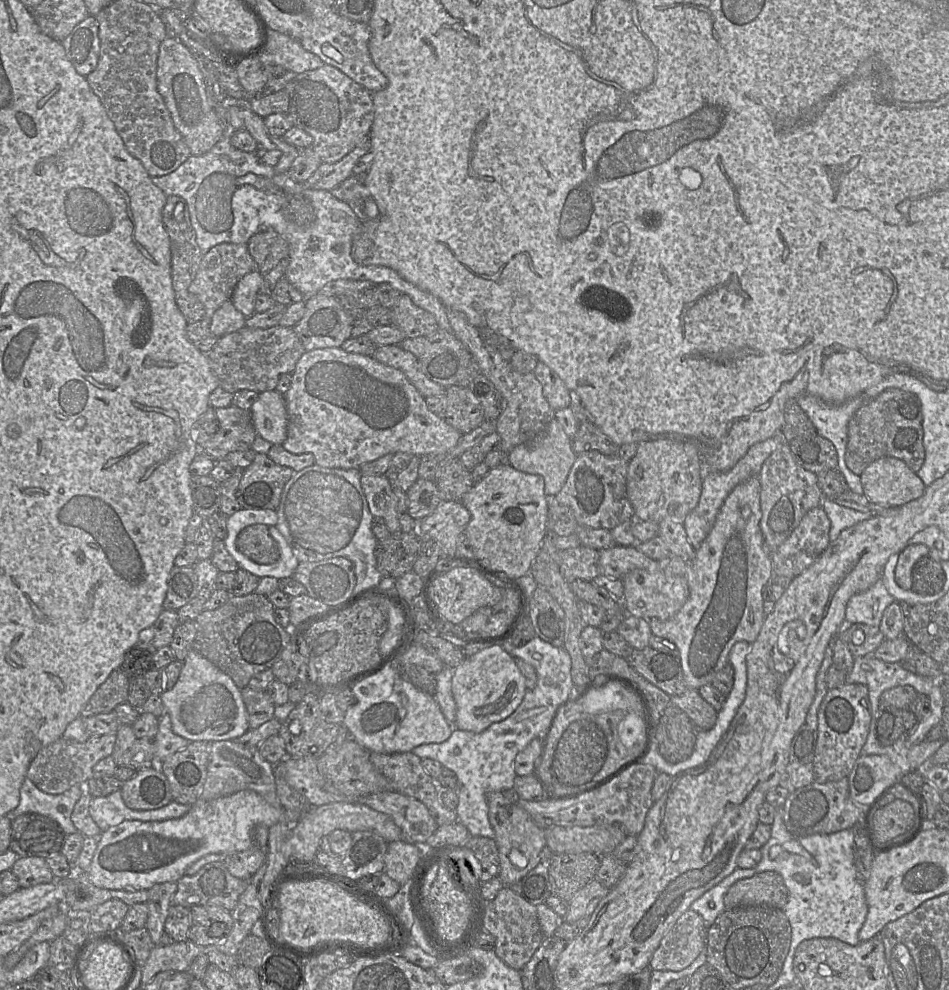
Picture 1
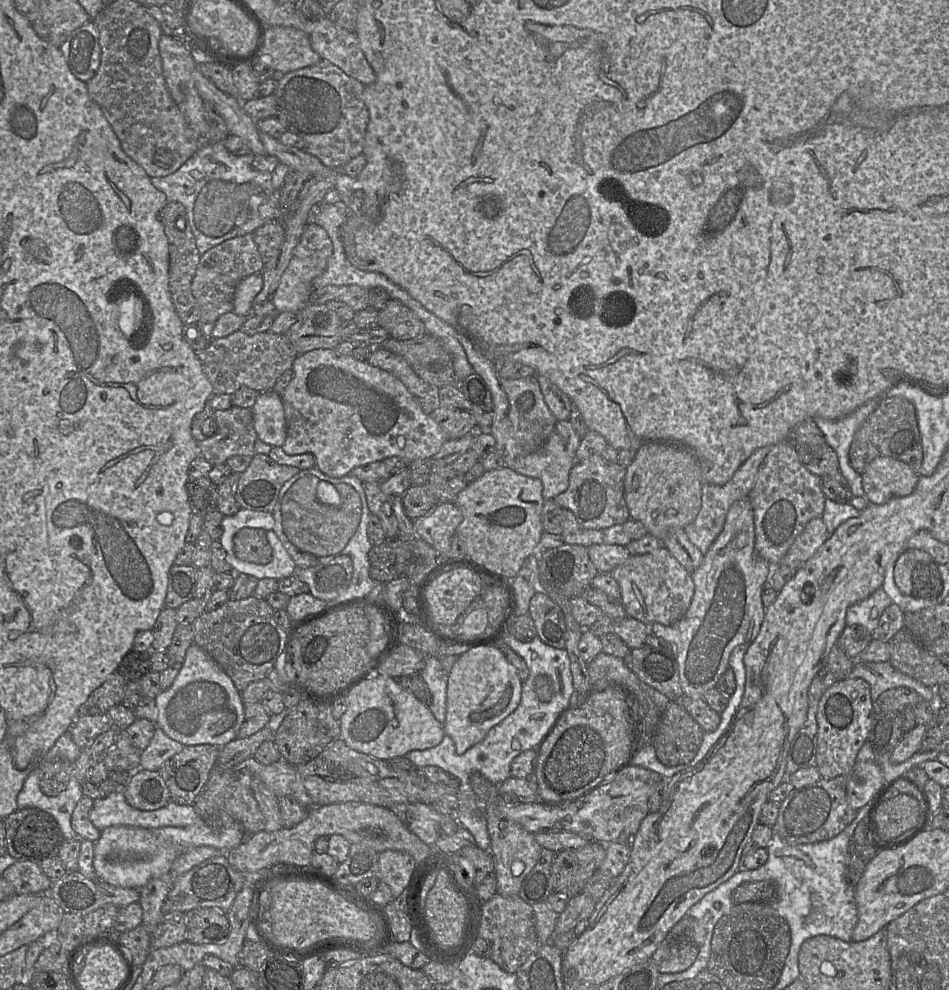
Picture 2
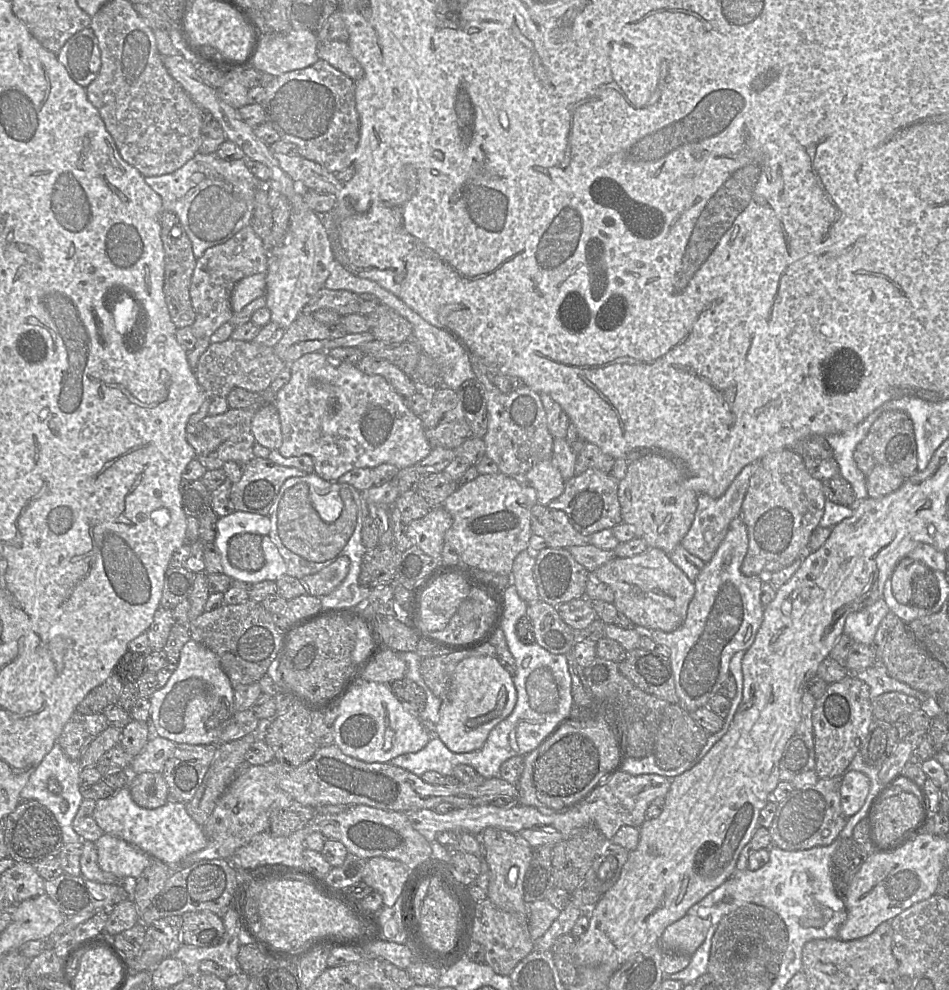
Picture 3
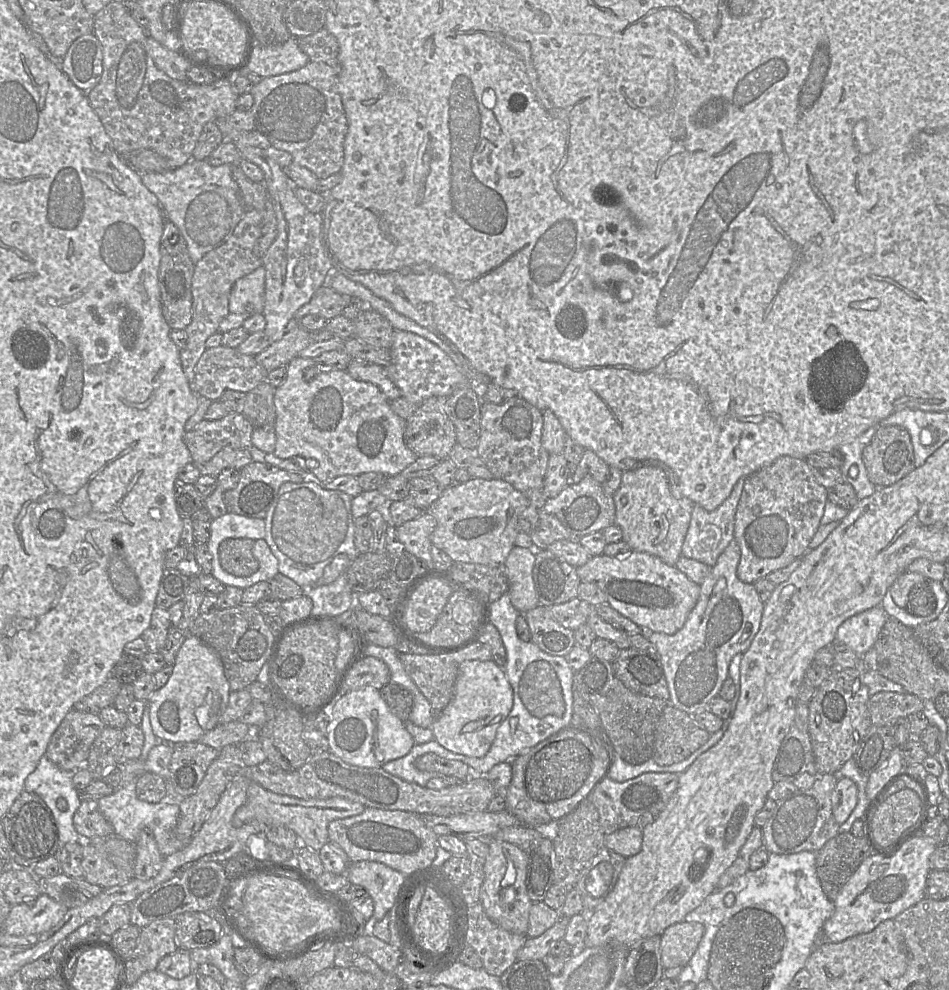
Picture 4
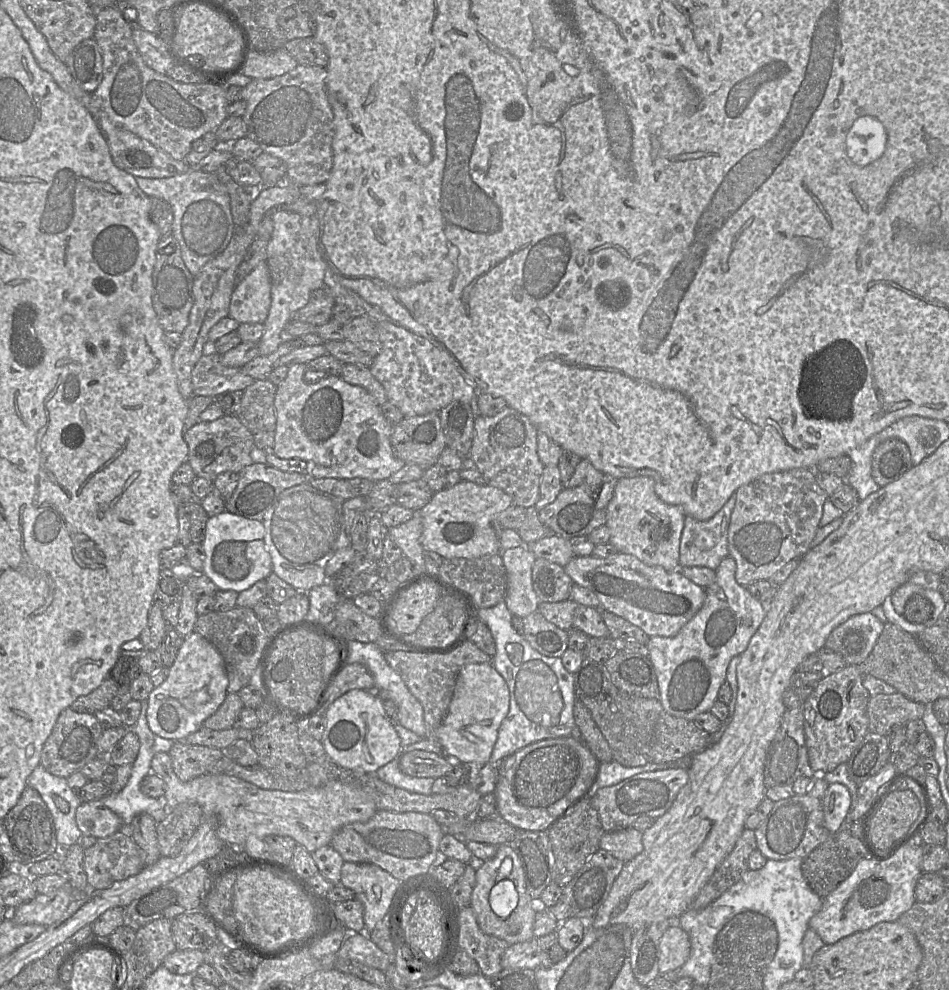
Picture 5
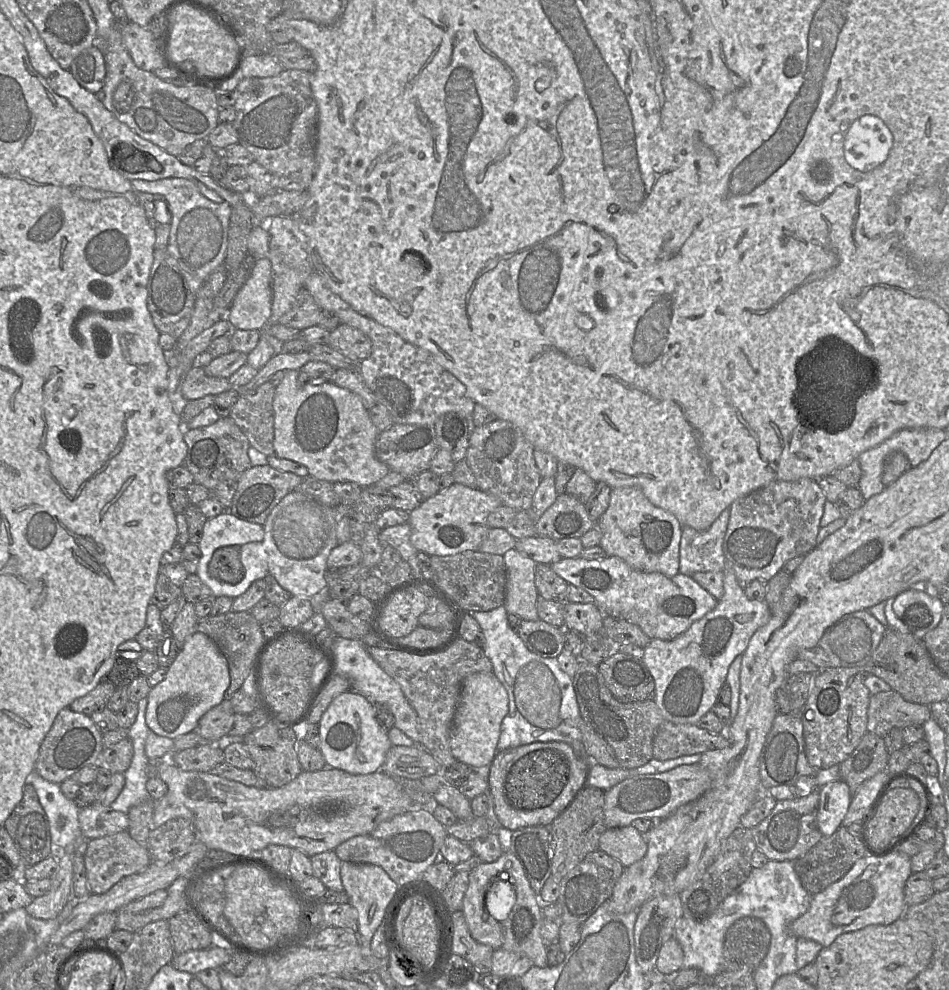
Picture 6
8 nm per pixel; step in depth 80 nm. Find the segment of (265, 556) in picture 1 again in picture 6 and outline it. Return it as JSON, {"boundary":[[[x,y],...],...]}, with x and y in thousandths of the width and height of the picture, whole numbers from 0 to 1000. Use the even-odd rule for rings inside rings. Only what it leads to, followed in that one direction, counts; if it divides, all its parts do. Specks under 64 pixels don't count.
{"boundary":[[[240,551],[228,555],[220,568],[220,580],[235,591],[251,591],[258,582],[254,568],[254,551]]]}

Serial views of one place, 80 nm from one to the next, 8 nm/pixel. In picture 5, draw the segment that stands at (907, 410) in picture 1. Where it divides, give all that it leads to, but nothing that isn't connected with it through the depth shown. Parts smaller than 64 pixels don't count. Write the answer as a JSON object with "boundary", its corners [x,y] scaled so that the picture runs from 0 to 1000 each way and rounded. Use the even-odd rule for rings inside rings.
{"boundary":[[[946,442],[928,446],[920,457],[918,478],[927,492],[946,485],[961,472],[958,452]]]}

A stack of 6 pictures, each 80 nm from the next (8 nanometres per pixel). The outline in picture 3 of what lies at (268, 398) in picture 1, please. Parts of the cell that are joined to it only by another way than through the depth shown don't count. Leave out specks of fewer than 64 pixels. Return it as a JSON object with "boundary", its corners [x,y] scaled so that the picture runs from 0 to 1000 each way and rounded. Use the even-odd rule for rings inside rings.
{"boundary":[[[289,407],[273,411],[266,422],[269,445],[277,452],[293,455],[297,449],[297,436],[293,414]]]}

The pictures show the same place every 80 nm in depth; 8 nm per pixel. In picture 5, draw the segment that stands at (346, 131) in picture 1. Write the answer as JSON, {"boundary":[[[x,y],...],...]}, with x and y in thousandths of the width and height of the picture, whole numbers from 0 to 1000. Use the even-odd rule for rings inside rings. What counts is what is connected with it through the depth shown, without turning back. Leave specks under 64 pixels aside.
{"boundary":[[[314,66],[296,77],[266,80],[255,89],[259,111],[254,118],[260,129],[259,137],[272,144],[277,154],[301,166],[300,185],[332,187],[348,179],[353,125],[345,96],[345,75],[344,68]]]}

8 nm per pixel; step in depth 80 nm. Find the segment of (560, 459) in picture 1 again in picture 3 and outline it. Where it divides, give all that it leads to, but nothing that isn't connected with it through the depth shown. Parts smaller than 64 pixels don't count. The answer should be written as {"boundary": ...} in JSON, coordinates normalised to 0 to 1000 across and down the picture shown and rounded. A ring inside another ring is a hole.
{"boundary":[[[582,462],[564,469],[555,478],[556,490],[565,495],[566,509],[576,511],[589,502],[595,493],[595,485],[583,469]]]}

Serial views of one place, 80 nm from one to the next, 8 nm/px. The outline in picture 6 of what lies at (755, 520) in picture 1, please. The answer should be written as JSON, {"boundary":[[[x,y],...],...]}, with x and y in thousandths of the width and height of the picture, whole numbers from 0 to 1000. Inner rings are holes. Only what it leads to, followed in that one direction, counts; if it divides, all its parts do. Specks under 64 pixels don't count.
{"boundary":[[[769,573],[762,576],[763,600],[751,616],[713,644],[686,645],[677,667],[690,689],[689,708],[700,727],[733,731],[754,711],[769,671],[786,657],[793,640],[809,629],[812,615],[806,606],[791,606]]]}

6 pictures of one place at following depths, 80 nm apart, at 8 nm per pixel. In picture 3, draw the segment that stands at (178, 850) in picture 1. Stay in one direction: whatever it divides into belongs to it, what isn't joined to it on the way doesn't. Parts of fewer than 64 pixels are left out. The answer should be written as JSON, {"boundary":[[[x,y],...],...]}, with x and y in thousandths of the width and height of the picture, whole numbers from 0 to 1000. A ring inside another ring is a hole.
{"boundary":[[[110,841],[99,851],[105,877],[131,890],[143,889],[159,872],[159,865],[135,851]]]}

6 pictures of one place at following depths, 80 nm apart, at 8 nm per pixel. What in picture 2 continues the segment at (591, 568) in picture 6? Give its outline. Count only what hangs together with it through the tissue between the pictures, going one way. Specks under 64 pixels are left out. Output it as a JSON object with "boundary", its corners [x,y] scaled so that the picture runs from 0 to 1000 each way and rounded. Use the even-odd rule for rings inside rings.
{"boundary":[[[702,553],[679,561],[664,562],[643,579],[654,594],[654,609],[661,622],[682,631],[709,631],[724,618],[731,601],[728,580],[706,560]]]}

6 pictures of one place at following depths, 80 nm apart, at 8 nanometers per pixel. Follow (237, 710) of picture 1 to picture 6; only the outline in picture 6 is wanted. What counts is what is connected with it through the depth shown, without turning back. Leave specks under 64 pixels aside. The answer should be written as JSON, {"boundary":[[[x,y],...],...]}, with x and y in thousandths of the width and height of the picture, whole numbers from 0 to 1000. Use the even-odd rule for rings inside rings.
{"boundary":[[[207,637],[192,651],[172,688],[158,697],[154,731],[163,741],[180,746],[202,739],[211,725],[236,707],[241,692],[239,666],[218,641]]]}

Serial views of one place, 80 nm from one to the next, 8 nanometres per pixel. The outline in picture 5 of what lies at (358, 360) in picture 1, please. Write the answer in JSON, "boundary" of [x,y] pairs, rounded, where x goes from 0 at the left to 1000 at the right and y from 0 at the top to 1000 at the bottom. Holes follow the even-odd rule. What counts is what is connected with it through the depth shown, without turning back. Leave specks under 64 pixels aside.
{"boundary":[[[314,367],[305,370],[301,382],[292,390],[290,397],[289,410],[291,413],[291,433],[289,449],[287,458],[295,464],[314,463],[325,468],[325,482],[327,484],[337,483],[354,483],[354,484],[371,484],[385,483],[393,487],[410,484],[412,480],[425,473],[428,468],[418,463],[413,455],[411,440],[414,430],[404,420],[400,410],[395,402],[384,392],[370,389],[364,386],[358,380],[344,380],[331,387],[322,387],[320,385],[320,377],[325,368]]]}

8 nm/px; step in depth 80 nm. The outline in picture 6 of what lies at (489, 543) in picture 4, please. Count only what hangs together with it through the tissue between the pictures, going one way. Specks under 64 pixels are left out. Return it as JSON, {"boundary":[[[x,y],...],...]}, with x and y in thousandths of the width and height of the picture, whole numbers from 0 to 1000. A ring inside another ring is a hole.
{"boundary":[[[477,488],[459,500],[447,504],[431,517],[432,546],[442,558],[452,561],[474,562],[490,557],[504,557],[516,535],[513,523],[528,510],[528,506],[518,499],[504,493]]]}

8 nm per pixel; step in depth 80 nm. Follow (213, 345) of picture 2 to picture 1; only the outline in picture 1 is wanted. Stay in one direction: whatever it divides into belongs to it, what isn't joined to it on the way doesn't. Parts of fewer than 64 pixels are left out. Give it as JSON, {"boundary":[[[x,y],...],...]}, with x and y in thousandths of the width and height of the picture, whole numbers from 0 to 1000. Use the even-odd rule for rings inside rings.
{"boundary":[[[292,328],[282,332],[256,330],[232,340],[224,353],[214,358],[218,360],[231,391],[244,398],[252,394],[266,394],[274,398],[290,394],[296,379],[309,377],[321,356],[309,330]]]}

